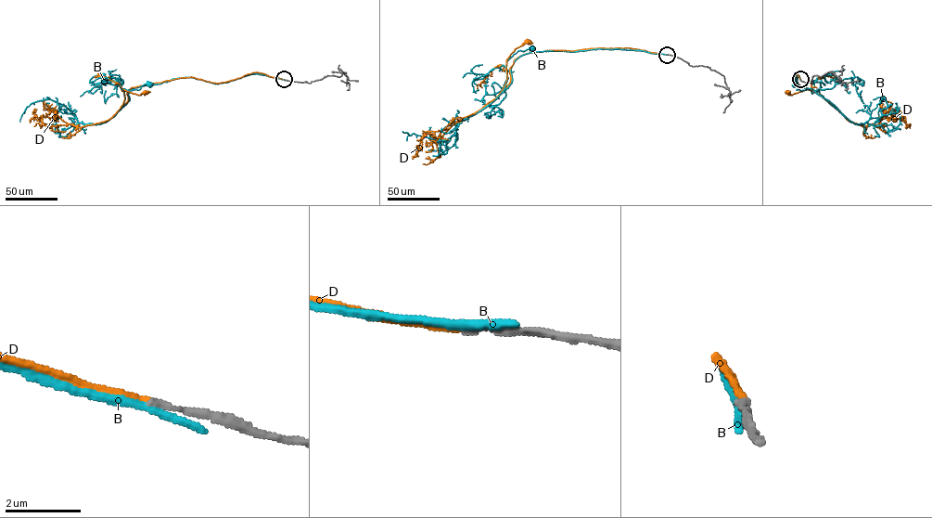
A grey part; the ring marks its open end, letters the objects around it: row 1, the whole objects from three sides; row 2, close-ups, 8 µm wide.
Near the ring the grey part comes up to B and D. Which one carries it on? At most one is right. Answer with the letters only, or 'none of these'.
D

